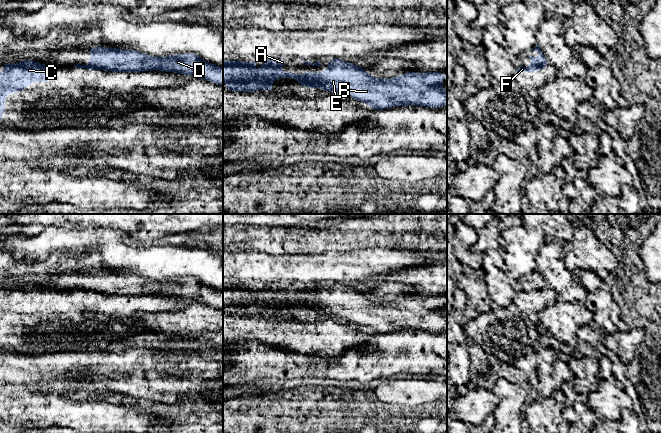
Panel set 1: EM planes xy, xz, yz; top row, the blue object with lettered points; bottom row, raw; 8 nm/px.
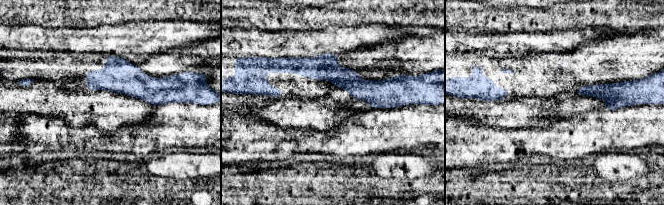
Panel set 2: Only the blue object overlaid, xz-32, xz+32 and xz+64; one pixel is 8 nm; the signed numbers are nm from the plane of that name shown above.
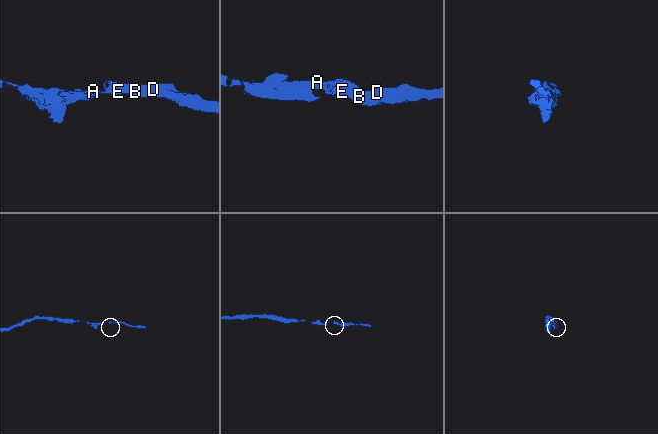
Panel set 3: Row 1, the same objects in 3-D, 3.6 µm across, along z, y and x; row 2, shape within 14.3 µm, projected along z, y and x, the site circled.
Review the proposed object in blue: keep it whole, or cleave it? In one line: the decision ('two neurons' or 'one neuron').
two neurons

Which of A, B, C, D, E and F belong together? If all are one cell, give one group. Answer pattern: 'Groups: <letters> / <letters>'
Groups: A C F / B D E

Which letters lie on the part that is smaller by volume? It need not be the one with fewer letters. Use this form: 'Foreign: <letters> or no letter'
Foreign: B, D, E

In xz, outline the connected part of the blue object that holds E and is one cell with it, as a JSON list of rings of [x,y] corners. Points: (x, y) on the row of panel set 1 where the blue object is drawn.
[[[335,58],[333,65],[317,74],[320,89],[347,94],[375,110],[396,106],[437,108],[447,105],[447,92],[441,88],[446,76],[440,72],[407,72],[391,79],[370,76],[365,69]]]

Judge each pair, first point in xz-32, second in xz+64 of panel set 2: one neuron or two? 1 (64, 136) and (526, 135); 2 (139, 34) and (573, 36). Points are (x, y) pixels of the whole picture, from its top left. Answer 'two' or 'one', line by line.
1: one
2: one

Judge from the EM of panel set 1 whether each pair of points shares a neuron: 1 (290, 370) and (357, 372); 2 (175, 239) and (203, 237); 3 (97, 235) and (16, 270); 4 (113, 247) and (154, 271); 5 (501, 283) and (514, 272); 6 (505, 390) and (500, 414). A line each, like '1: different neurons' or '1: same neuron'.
1: same neuron
2: same neuron
3: different neurons
4: same neuron
5: different neurons
6: same neuron

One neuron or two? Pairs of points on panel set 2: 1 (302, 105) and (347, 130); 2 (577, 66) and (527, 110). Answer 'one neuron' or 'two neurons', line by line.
1: two neurons
2: two neurons

